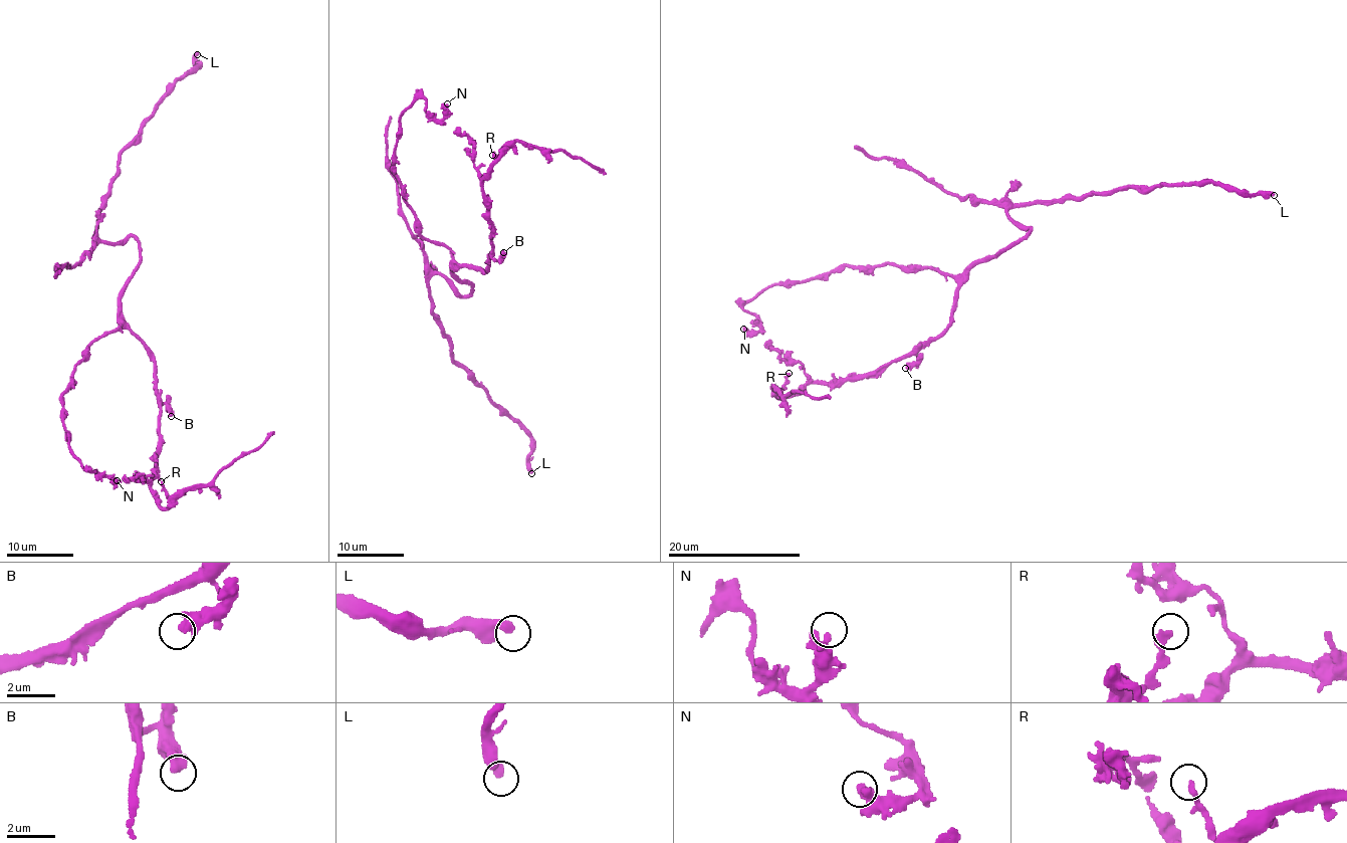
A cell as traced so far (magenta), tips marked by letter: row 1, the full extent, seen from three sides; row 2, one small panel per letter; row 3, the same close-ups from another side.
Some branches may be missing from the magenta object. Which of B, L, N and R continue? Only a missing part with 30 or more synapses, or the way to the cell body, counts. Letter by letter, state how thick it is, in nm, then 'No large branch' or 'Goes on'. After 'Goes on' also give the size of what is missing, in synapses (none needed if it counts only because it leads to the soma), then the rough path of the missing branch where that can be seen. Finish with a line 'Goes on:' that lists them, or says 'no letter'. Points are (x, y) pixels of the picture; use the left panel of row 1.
B: Thickness 460 nm. No large branch
L: Thickness 360 nm. No large branch
N: Thickness 360 nm. No large branch
R: Thickness 300 nm. No large branch
Goes on: no letter

